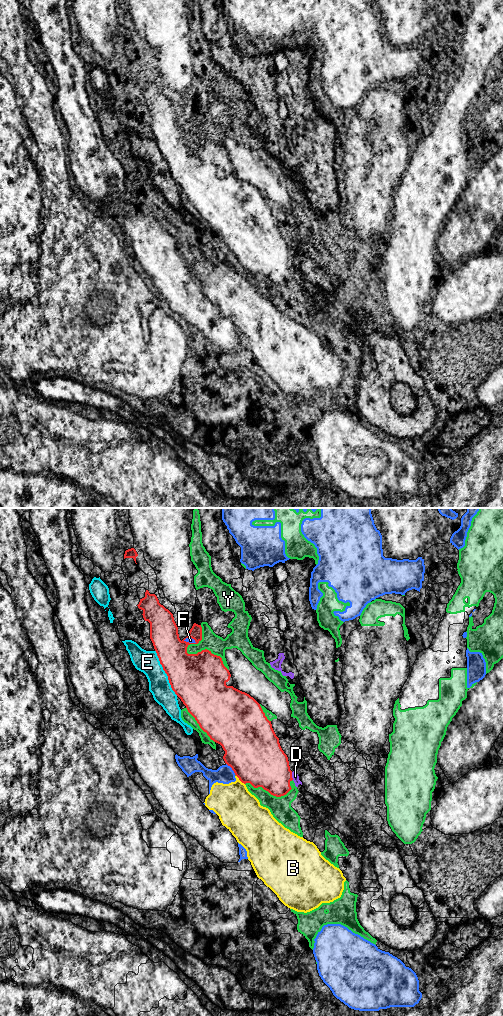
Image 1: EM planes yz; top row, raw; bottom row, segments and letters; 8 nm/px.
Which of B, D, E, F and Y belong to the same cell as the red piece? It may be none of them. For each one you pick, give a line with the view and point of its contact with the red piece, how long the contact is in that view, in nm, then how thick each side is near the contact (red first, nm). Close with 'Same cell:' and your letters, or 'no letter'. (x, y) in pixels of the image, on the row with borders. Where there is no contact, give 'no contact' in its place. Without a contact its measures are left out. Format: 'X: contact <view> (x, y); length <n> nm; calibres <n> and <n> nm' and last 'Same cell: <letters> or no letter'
Same cell: no letter

